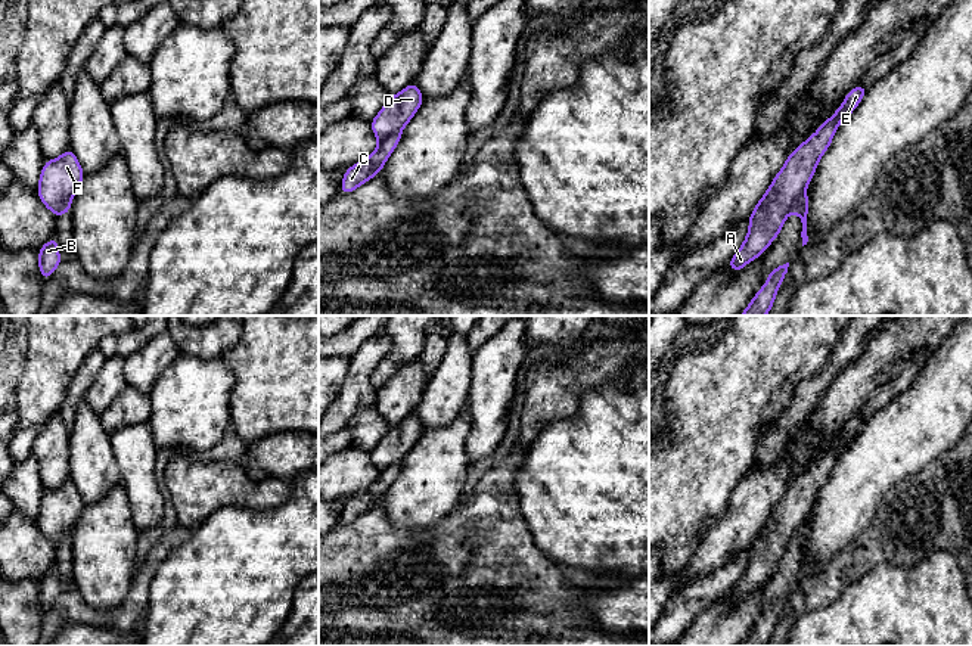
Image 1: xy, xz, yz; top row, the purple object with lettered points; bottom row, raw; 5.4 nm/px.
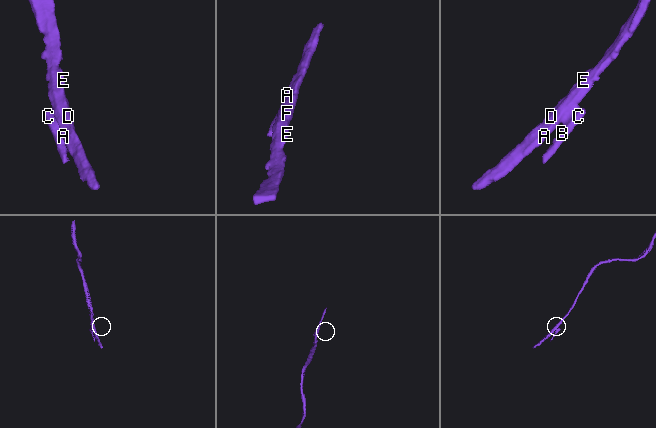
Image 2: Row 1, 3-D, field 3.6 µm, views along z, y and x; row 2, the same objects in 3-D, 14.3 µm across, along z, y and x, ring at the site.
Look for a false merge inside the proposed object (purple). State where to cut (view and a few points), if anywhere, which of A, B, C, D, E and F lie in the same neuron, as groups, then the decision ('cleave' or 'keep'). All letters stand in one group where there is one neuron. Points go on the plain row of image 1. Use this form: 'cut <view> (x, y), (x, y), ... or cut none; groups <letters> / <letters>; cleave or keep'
cut xz (400, 460), (379, 472); groups A D E F / B C; cleave

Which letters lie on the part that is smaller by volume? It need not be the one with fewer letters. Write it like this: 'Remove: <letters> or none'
Remove: B, C

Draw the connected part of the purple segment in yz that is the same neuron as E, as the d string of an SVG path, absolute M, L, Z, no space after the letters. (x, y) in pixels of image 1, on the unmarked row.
M869 416L851 419L839 440L819 460L802 472L788 488L770 518L748 547L749 560L732 590L727 593L733 603L740 602L777 569L789 541L805 524L819 490L826 484L839 454L850 447L867 423Z

